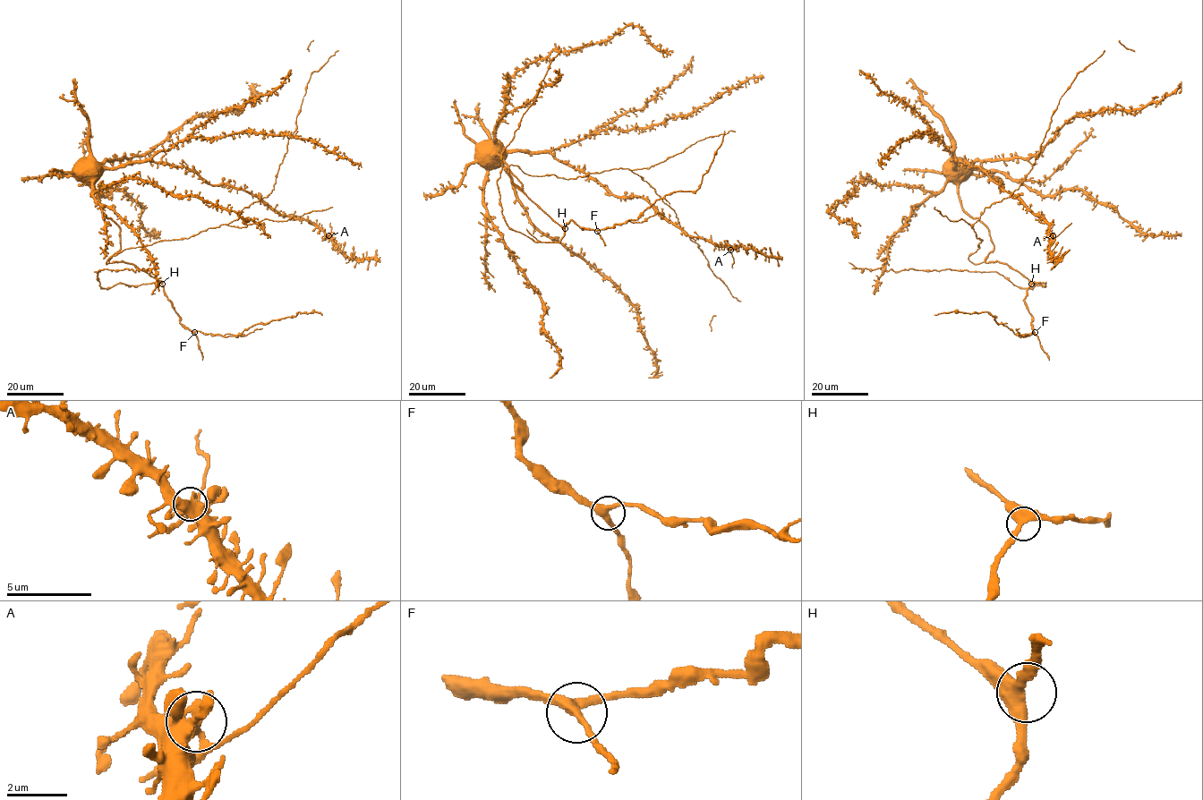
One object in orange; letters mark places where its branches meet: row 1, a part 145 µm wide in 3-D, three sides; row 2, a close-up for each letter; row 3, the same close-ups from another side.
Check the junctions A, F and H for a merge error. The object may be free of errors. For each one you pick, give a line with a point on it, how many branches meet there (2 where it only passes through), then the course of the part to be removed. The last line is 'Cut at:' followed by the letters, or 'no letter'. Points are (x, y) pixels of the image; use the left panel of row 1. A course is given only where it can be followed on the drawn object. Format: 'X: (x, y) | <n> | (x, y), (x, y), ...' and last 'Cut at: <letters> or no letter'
A: (328, 235) | 3 | (328, 234), (330, 223)
Cut at: A

